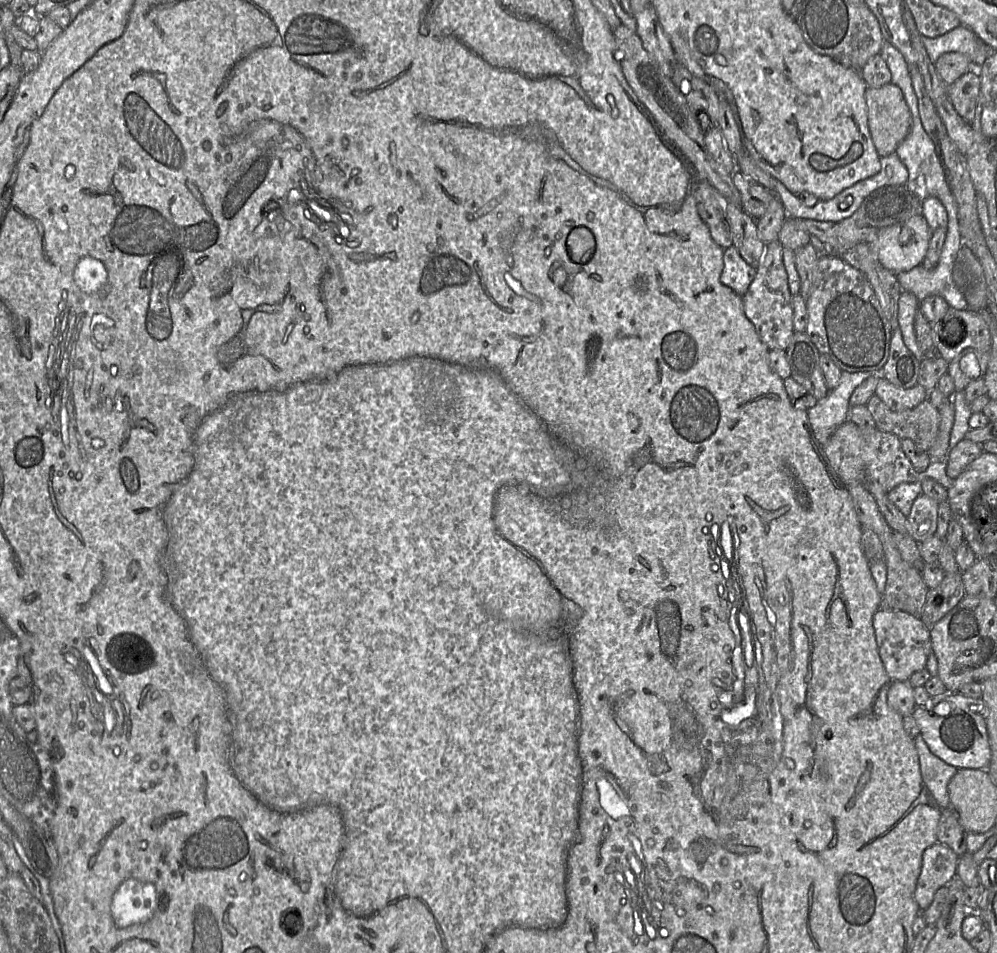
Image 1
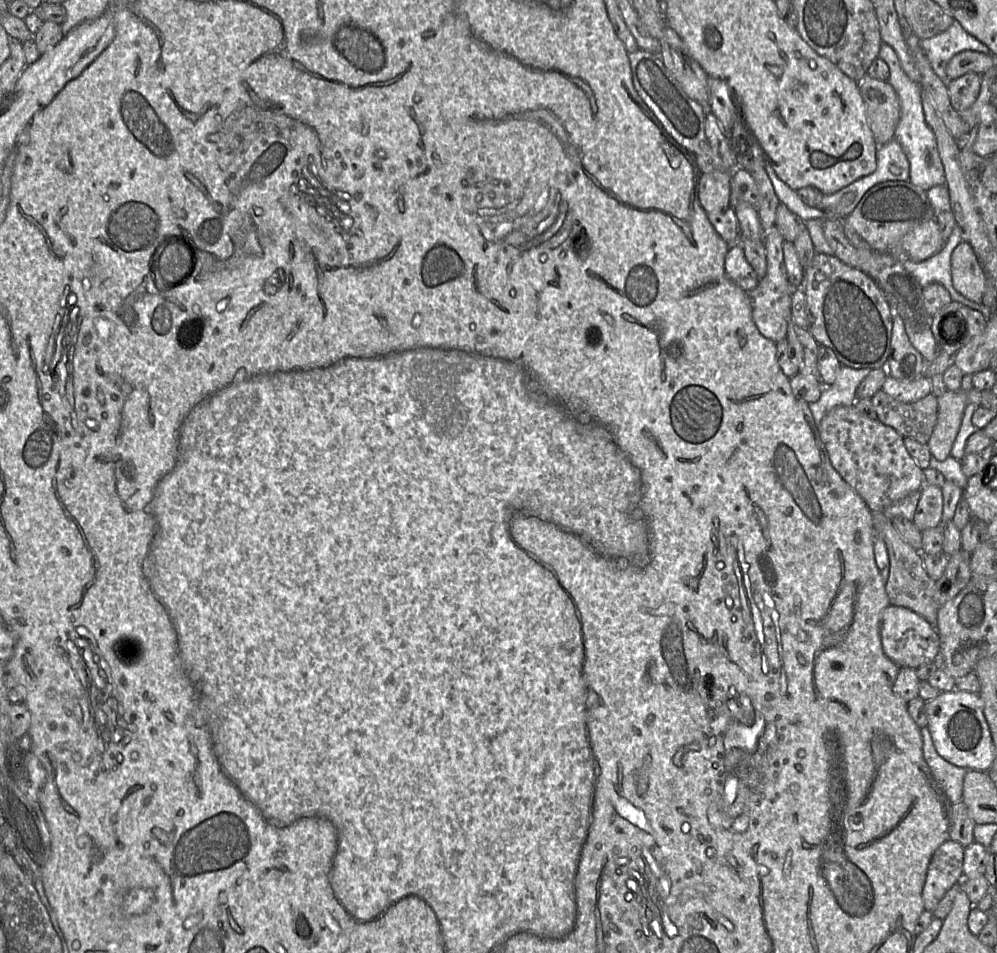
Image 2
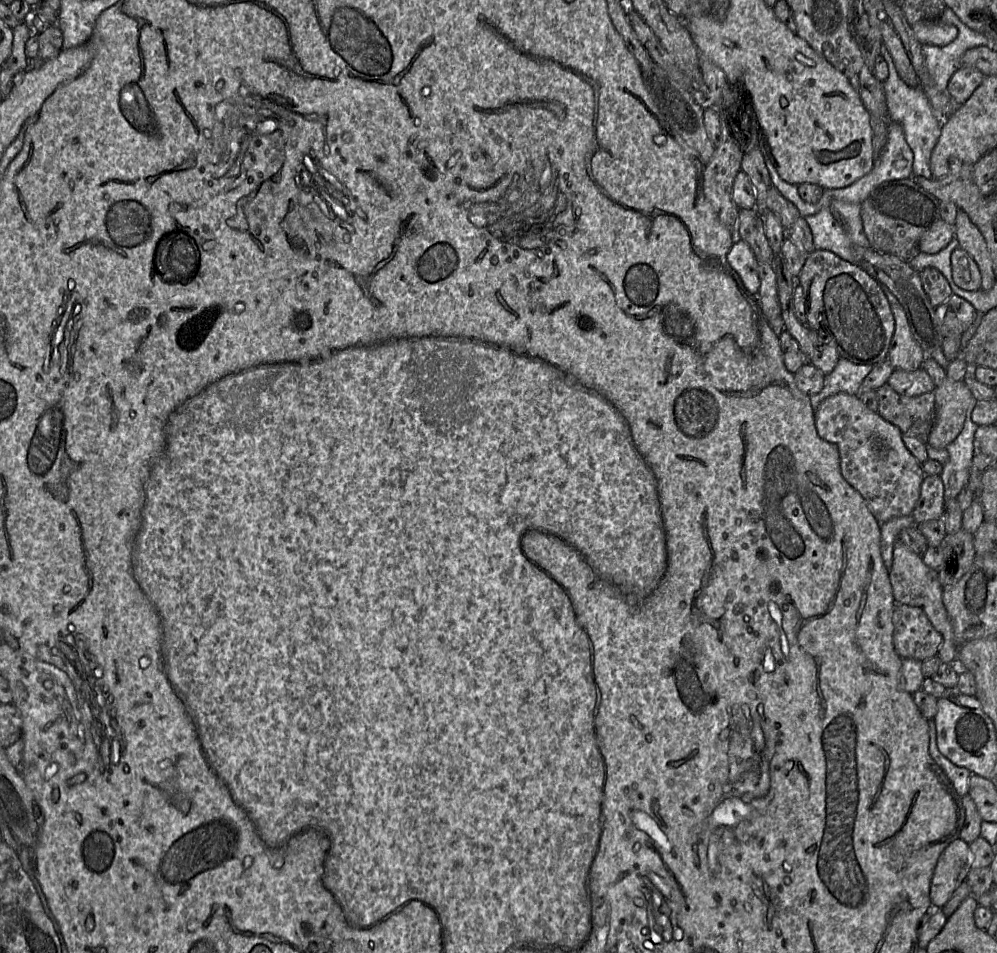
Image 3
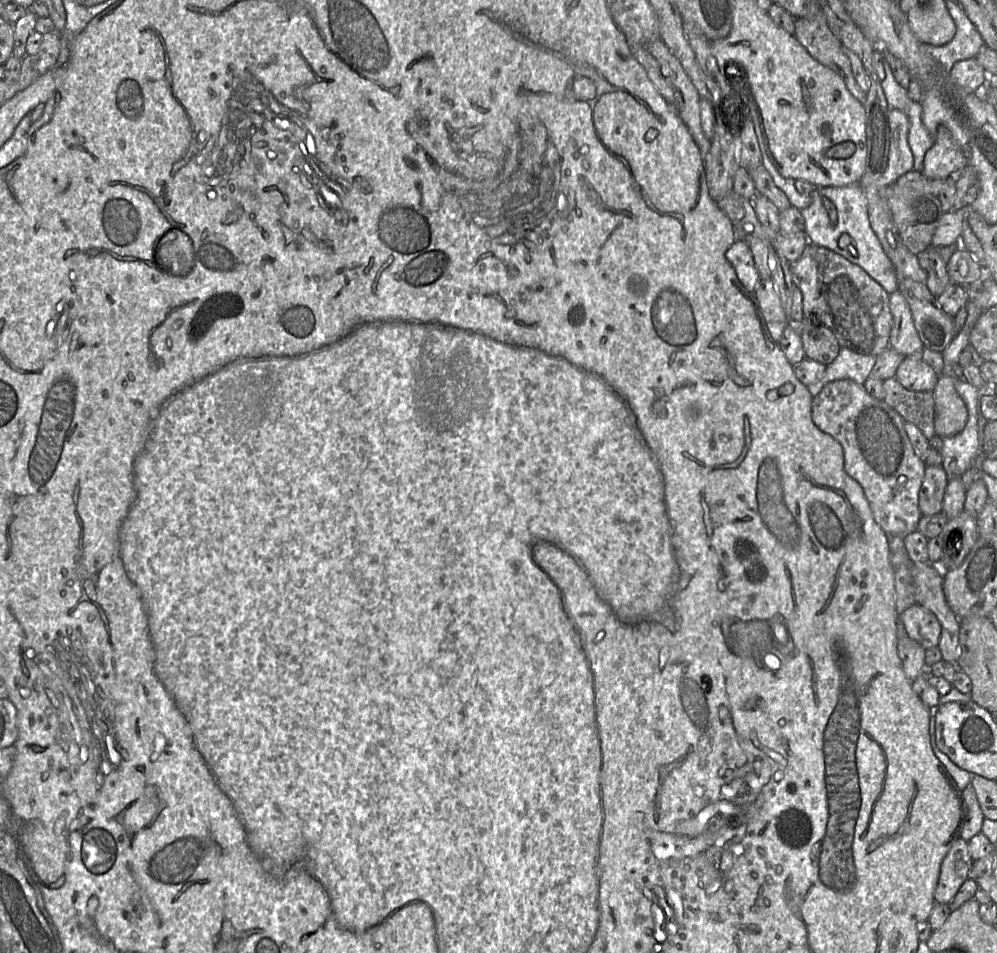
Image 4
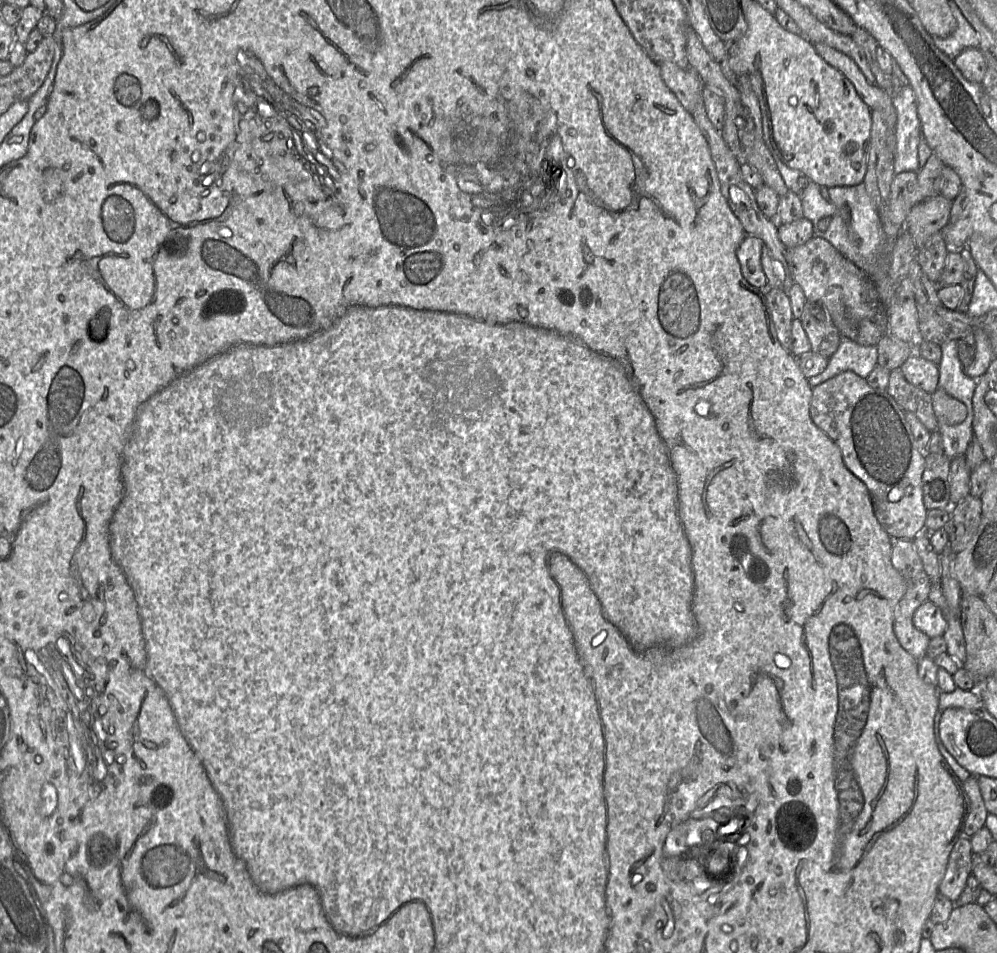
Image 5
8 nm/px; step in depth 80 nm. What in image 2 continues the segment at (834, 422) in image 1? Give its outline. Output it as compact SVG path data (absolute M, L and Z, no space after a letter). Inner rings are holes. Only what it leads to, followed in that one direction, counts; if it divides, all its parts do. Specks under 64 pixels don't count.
M841 366L834 383L824 385L820 398L816 402L808 403L817 428L822 418L833 408L855 403L856 390L870 372L869 368L854 369Z

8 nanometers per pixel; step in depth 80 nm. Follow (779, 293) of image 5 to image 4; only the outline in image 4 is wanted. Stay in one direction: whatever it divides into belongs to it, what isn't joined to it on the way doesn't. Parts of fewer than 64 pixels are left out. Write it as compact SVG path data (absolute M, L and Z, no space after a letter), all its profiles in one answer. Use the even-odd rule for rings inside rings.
M772 279L760 280L754 294L772 338L779 344L783 332L788 326L788 317Z

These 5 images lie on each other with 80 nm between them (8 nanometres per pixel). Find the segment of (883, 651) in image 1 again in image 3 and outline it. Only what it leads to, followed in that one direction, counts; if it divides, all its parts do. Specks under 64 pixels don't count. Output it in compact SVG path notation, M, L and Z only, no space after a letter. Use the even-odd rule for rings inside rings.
M897 605L892 620L894 648L902 659L923 662L938 655L943 637L921 608Z

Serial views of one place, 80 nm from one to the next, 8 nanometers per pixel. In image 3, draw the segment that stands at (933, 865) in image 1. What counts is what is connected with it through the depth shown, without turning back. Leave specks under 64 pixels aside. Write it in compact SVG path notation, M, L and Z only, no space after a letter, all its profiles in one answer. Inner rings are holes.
M954 839L940 854L930 885L930 899L934 909L942 908L954 890L966 881L971 867L969 844Z

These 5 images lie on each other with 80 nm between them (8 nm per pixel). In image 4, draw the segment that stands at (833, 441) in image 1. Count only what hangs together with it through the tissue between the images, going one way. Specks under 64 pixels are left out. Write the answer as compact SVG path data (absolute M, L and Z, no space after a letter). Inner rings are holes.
M850 379L829 382L812 399L812 419L823 432L831 435L842 446L844 469L863 488L876 522L889 537L904 539L918 530L922 517L919 509L919 492L924 480L926 464L917 455L905 431L903 418L884 400L872 397L864 384Z

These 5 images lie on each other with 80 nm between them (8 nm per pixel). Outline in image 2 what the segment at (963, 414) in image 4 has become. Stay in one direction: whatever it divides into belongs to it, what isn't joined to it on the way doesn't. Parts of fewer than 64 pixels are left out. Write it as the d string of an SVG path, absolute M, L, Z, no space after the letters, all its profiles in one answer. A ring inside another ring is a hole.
M970 388L967 393L964 389L946 390L937 398L938 417L927 444L931 456L935 459L944 461L950 456L969 401L980 406L981 392L974 388Z

